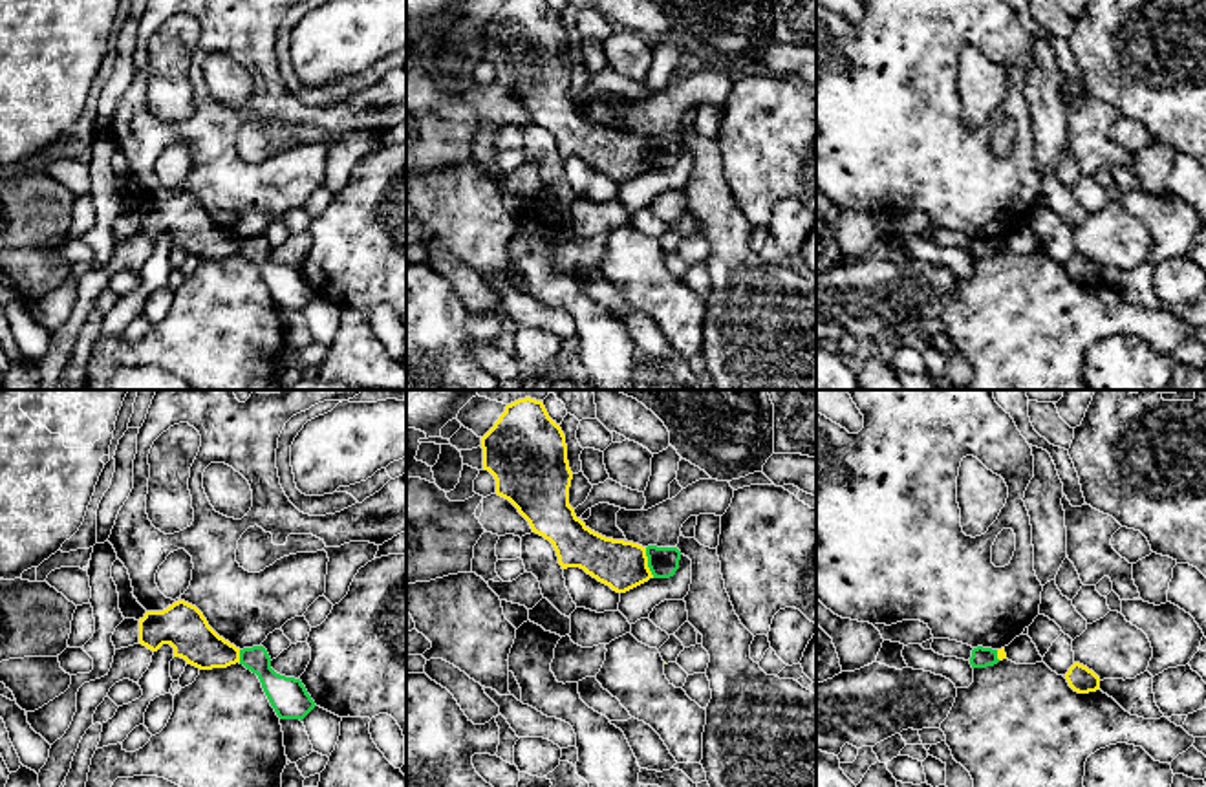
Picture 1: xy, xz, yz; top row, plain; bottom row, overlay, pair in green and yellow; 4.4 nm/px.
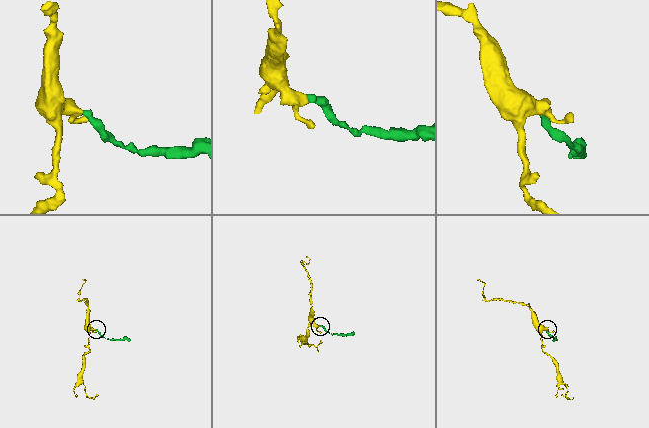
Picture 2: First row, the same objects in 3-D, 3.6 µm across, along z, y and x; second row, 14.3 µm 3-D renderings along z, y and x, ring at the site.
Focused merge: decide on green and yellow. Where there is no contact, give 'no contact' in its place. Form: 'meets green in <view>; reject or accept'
meets green in xz; reject

